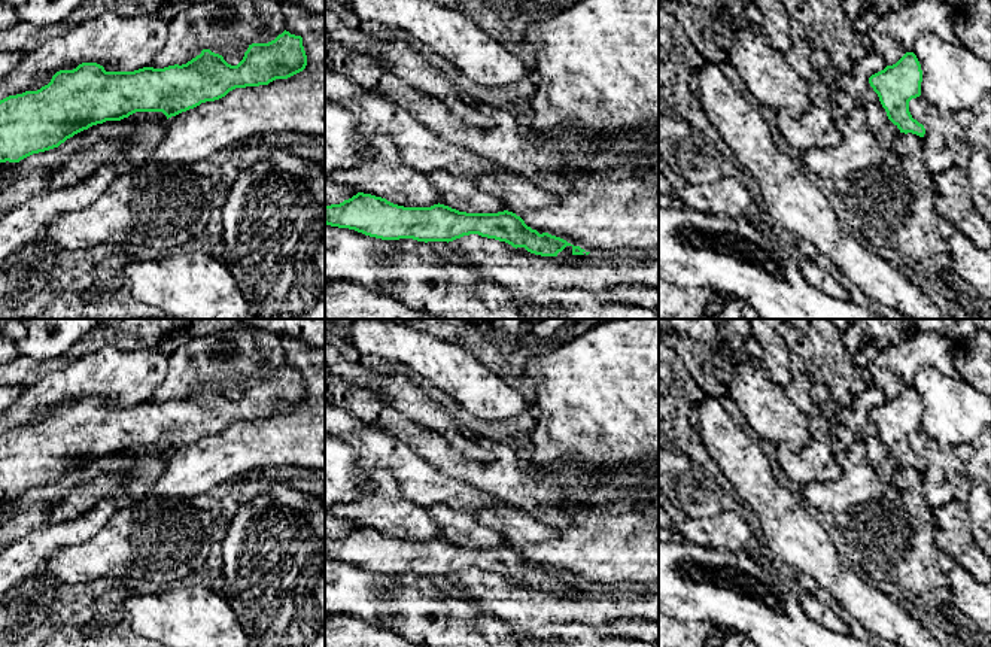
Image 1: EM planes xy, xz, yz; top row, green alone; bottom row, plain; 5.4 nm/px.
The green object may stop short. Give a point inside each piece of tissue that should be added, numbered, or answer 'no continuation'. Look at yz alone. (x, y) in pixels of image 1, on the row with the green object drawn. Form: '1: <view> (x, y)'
no continuation

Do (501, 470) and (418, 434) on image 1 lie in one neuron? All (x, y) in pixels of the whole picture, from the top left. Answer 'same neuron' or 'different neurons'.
same neuron

